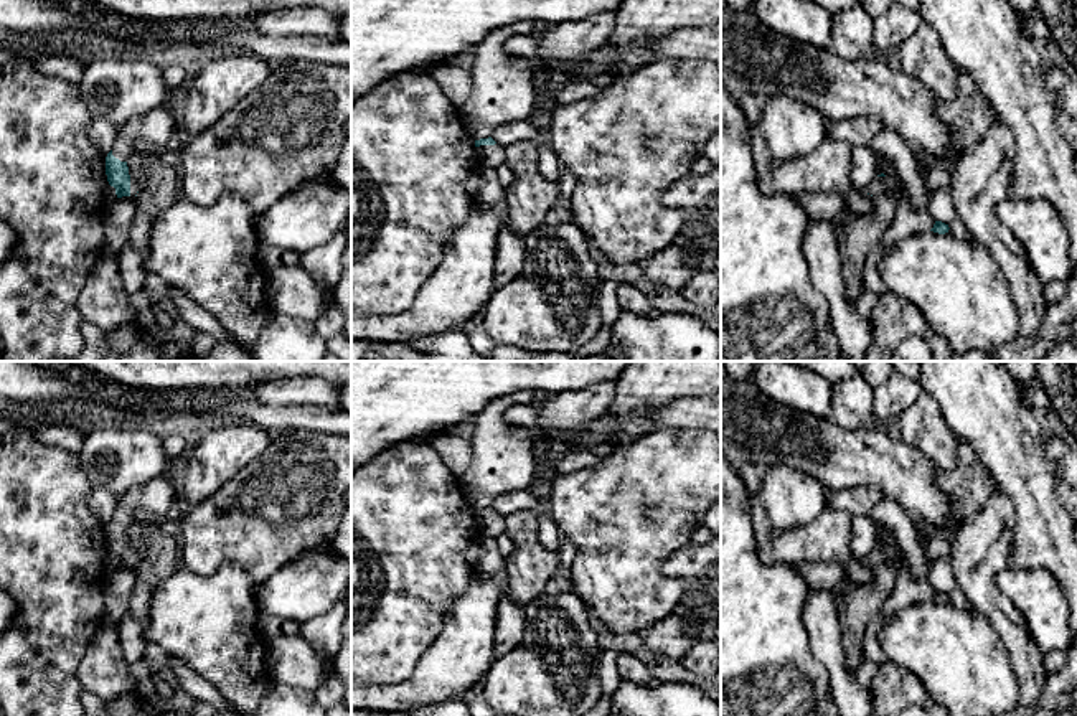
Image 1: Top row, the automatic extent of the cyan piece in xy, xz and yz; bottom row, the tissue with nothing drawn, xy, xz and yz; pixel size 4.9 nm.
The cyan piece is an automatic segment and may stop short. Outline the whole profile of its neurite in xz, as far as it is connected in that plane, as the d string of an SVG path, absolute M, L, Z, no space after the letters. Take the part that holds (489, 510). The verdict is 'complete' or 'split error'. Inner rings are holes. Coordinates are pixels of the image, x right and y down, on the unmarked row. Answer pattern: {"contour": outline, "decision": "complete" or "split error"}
{"contour": "M491 506L475 510L475 516L482 535L496 539L505 533L505 516L496 513Z", "decision": "split error"}

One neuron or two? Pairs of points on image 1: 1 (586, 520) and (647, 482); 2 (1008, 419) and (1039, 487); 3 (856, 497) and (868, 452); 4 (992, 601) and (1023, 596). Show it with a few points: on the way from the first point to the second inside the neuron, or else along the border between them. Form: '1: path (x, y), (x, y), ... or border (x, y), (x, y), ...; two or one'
1: path (601, 512), (617, 512), (632, 497); one
2: path (1008, 436), (1013, 457), (1023, 471); one
3: border (833, 492), (853, 487), (876, 487), (883, 495); two
4: border (1008, 565), (997, 586), (1029, 632); two

